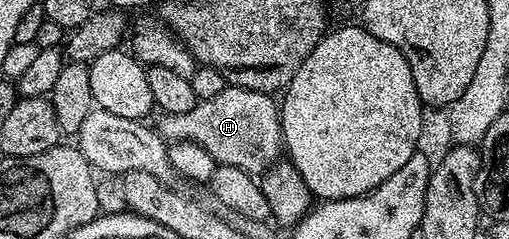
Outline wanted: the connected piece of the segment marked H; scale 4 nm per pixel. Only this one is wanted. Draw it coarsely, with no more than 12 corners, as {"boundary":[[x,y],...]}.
{"boundary":[[227,84],[184,115],[167,142],[218,165],[266,172],[282,141],[279,102]]}

